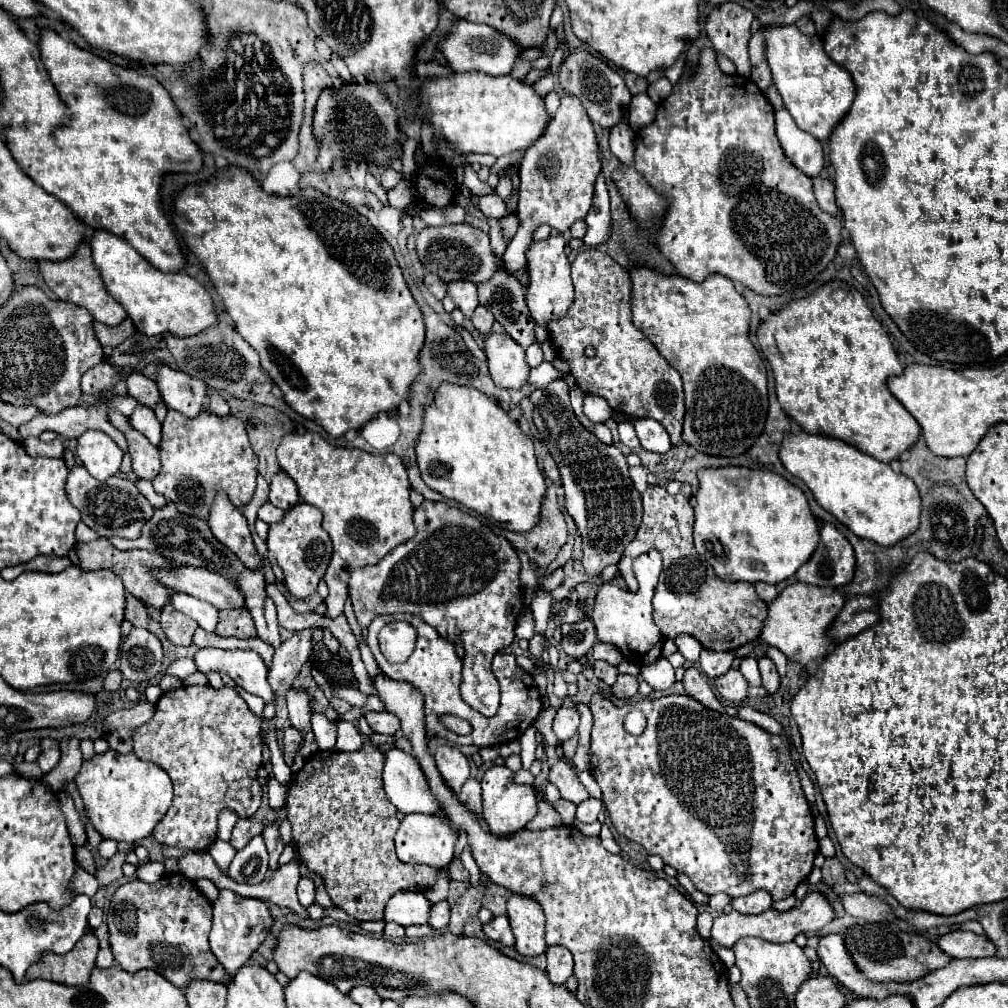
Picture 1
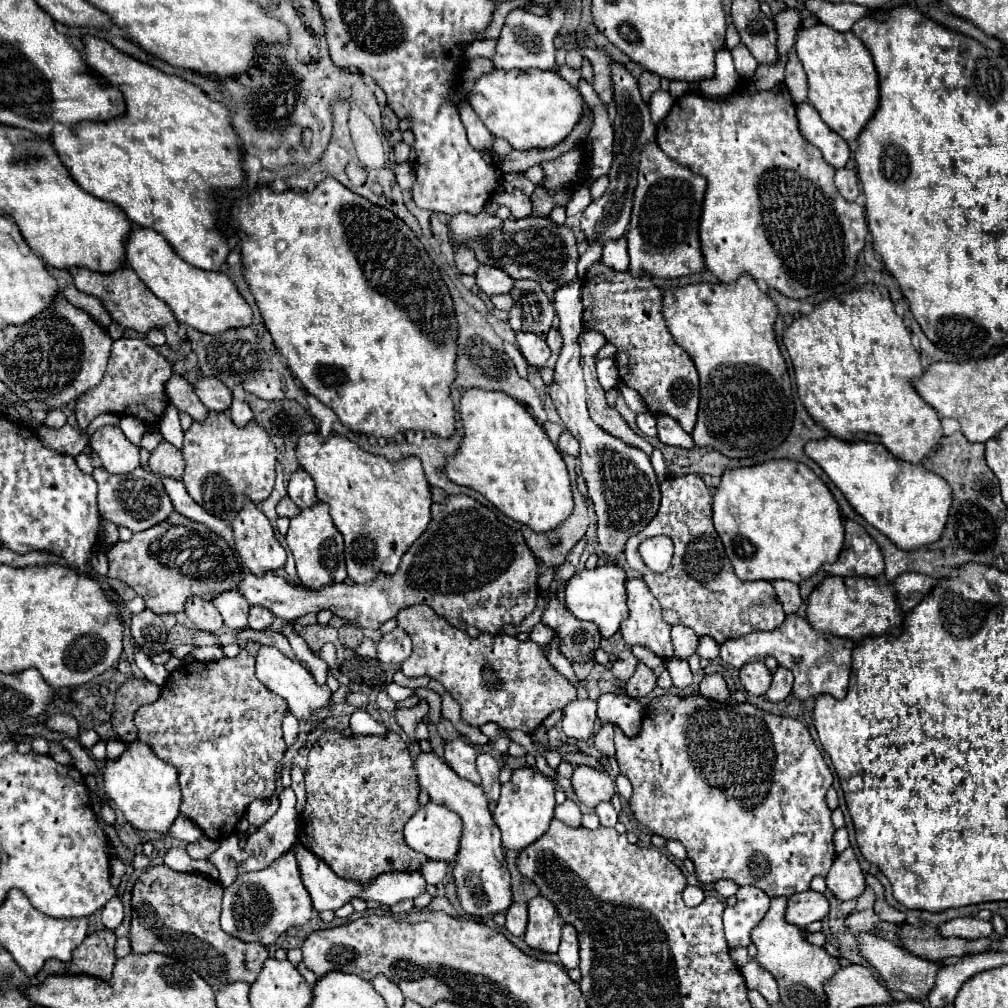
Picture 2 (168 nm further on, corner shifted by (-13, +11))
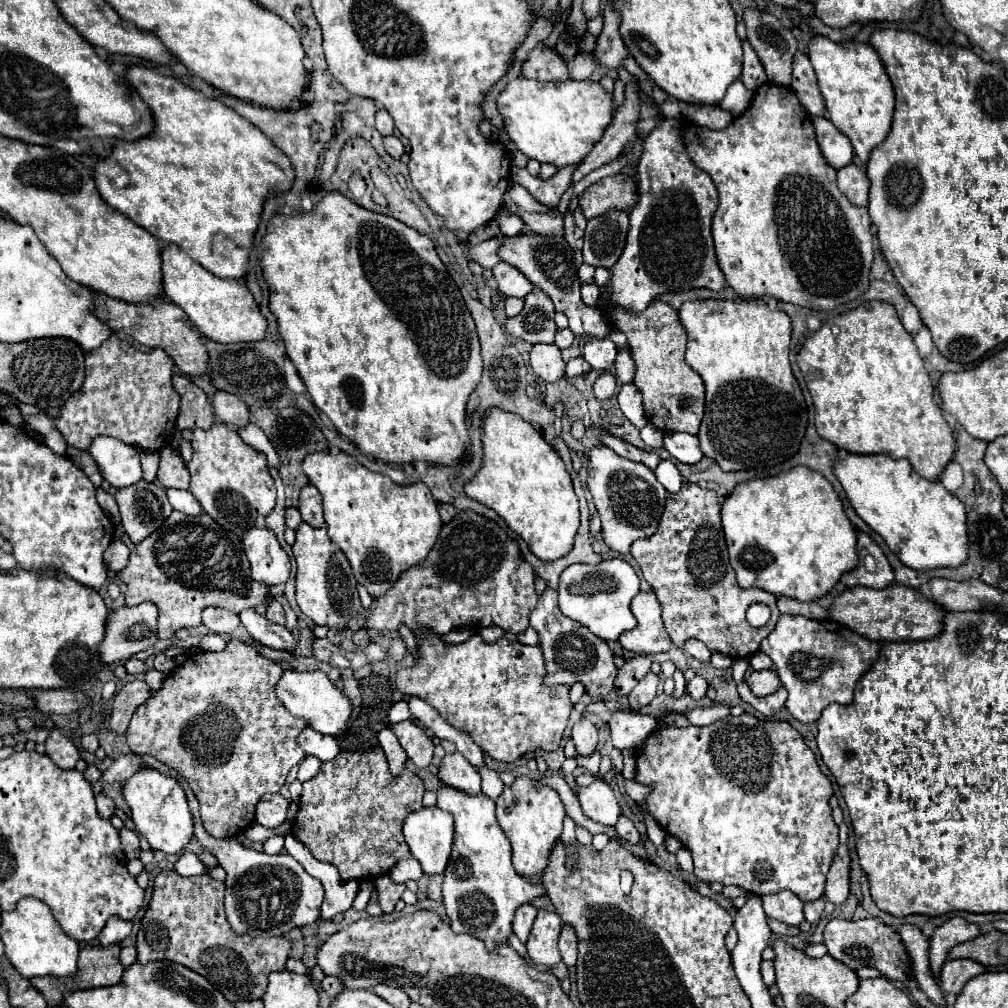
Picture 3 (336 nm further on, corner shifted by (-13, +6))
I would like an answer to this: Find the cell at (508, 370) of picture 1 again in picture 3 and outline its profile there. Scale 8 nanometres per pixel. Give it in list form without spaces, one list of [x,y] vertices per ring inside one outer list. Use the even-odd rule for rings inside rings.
[[[536,343],[530,351],[530,367],[534,375],[546,383],[558,381],[560,377],[564,377],[564,361],[556,345]]]

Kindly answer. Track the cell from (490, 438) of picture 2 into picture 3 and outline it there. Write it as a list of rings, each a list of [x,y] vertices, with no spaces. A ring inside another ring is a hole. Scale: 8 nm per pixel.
[[[490,409],[482,421],[482,429],[484,429],[482,467],[468,481],[468,485],[464,485],[464,493],[470,499],[476,499],[486,507],[494,509],[506,521],[506,525],[512,531],[516,531],[528,543],[530,551],[542,561],[554,561],[564,557],[572,549],[574,535],[580,525],[578,499],[572,489],[572,479],[566,471],[564,461],[558,457],[554,447],[544,441],[540,431],[536,431],[530,423],[526,423],[522,417],[516,417],[514,413],[502,409]]]

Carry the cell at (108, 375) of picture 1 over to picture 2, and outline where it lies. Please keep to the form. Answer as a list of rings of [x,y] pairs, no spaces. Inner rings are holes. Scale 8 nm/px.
[[[120,338],[114,340],[112,344],[112,354],[108,360],[106,374],[102,382],[82,396],[78,396],[76,402],[76,422],[78,428],[86,430],[88,424],[104,412],[118,414],[118,416],[134,416],[142,420],[146,426],[158,424],[162,412],[168,406],[168,396],[166,396],[166,382],[172,376],[172,366],[170,362],[160,356],[152,346],[148,346],[140,338]]]

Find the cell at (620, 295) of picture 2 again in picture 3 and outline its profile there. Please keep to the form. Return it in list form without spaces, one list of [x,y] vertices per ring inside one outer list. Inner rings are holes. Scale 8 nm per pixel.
[[[652,301],[646,311],[632,313],[620,305],[606,305],[600,309],[608,325],[628,337],[628,347],[636,365],[634,385],[642,393],[644,411],[652,425],[660,431],[686,431],[696,435],[704,415],[704,383],[700,375],[684,361],[686,331],[678,321],[676,309],[662,301]]]

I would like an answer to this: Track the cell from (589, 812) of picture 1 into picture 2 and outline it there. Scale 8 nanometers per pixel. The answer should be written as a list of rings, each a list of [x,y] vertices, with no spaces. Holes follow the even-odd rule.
[[[610,802],[600,804],[596,808],[596,814],[600,818],[600,824],[604,824],[604,826],[616,826],[618,824],[618,814],[616,814],[616,810],[614,810],[614,806]]]

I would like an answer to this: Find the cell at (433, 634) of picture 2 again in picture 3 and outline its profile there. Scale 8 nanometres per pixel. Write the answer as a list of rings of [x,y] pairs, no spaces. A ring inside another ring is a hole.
[[[418,633],[416,643],[418,655],[414,667],[400,669],[394,679],[396,689],[404,697],[416,695],[434,705],[448,725],[468,733],[484,753],[502,763],[520,759],[528,749],[554,751],[558,747],[574,705],[568,685],[544,685],[544,657],[538,647],[528,647],[518,641],[512,643],[506,637],[484,643],[478,633],[458,645],[446,643],[444,637],[432,637],[432,633]]]

